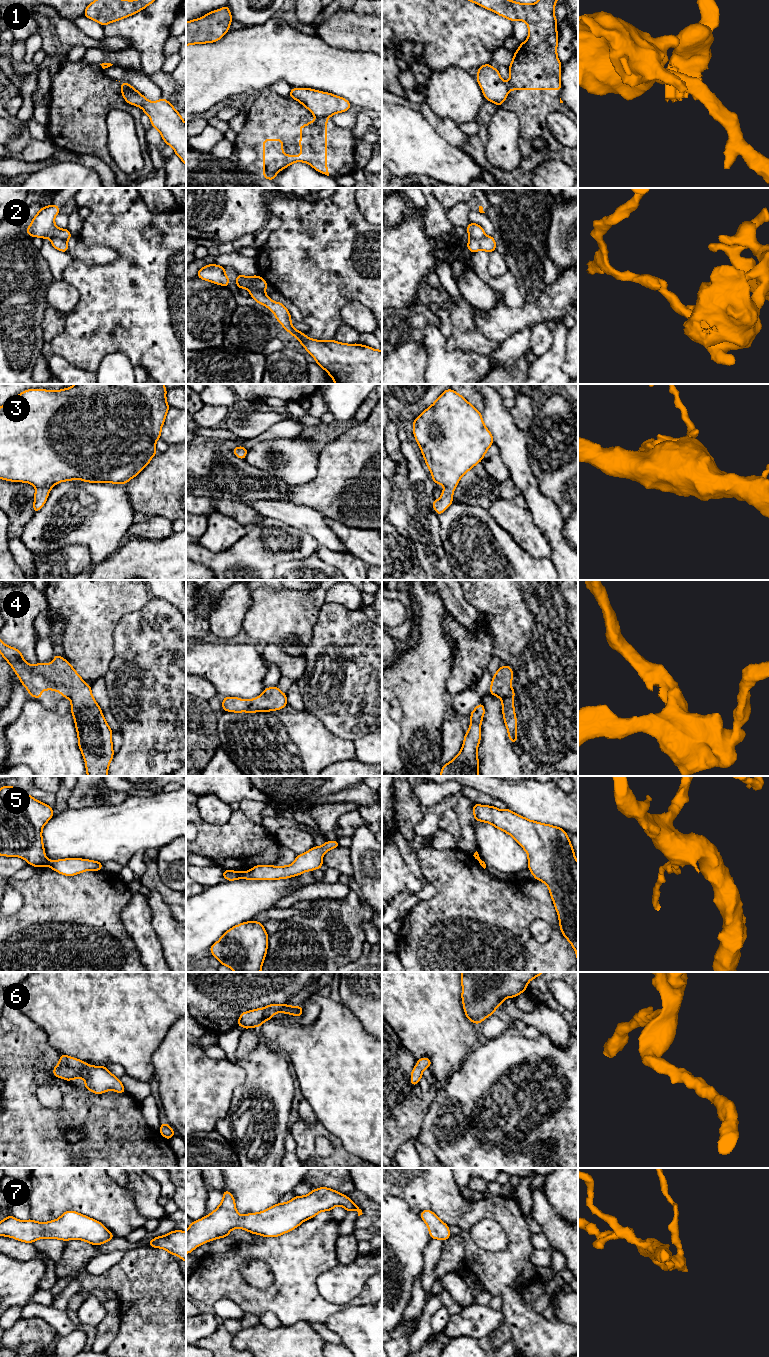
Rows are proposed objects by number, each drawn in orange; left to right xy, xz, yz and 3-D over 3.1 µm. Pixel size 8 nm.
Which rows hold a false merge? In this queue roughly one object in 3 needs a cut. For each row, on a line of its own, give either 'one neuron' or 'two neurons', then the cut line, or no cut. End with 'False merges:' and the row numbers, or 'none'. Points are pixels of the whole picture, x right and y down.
1: two neurons; cut in xz along (317, 116), (326, 118)
2: two neurons; cut in xz along (247, 289), (255, 287), (264, 292)
3: one neuron; no cut
4: one neuron; no cut
5: two neurons; cut in xy along (48, 860), (45, 864)
6: one neuron; no cut
7: one neuron; no cut
False merges: 1, 2, 5

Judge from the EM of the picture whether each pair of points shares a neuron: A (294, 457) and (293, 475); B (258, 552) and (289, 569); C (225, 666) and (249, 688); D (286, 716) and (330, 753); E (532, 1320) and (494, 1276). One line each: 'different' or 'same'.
A: same
B: different
C: same
D: same
E: same

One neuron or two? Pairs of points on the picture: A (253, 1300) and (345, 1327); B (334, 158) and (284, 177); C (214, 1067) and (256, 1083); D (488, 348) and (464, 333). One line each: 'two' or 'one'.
A: two
B: two
C: two
D: one

